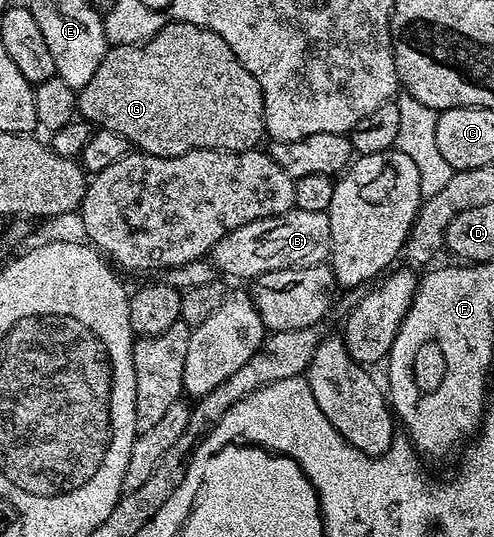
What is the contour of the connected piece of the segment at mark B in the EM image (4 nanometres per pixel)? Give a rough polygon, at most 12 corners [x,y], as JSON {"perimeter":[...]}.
{"perimeter":[[328,212],[239,226],[211,253],[249,282],[330,259]]}

